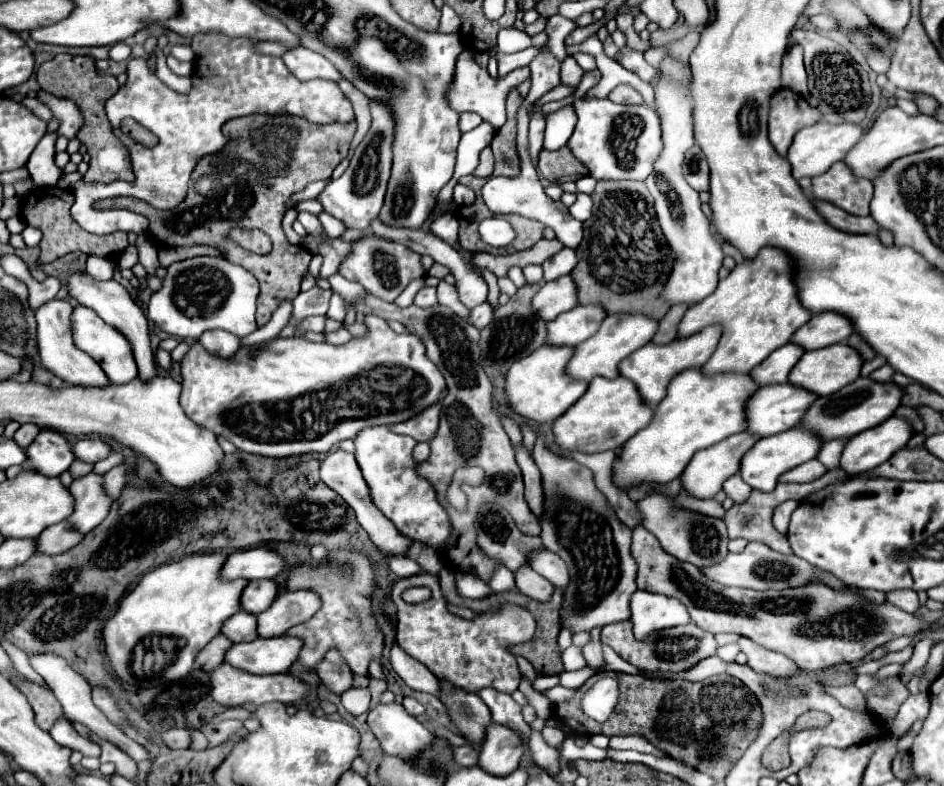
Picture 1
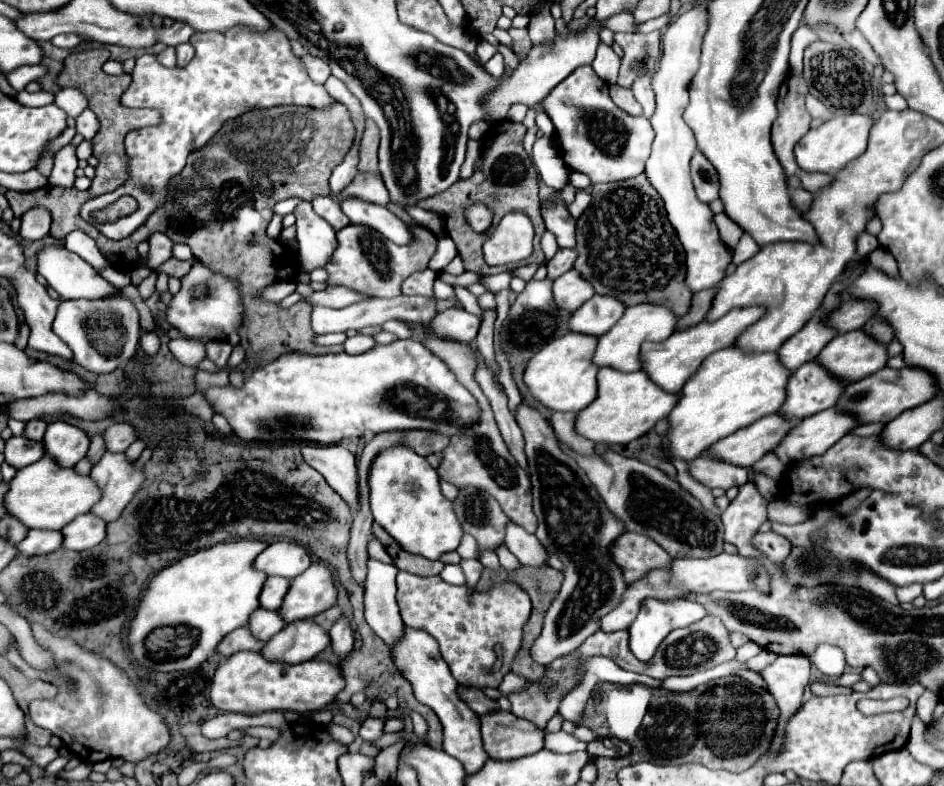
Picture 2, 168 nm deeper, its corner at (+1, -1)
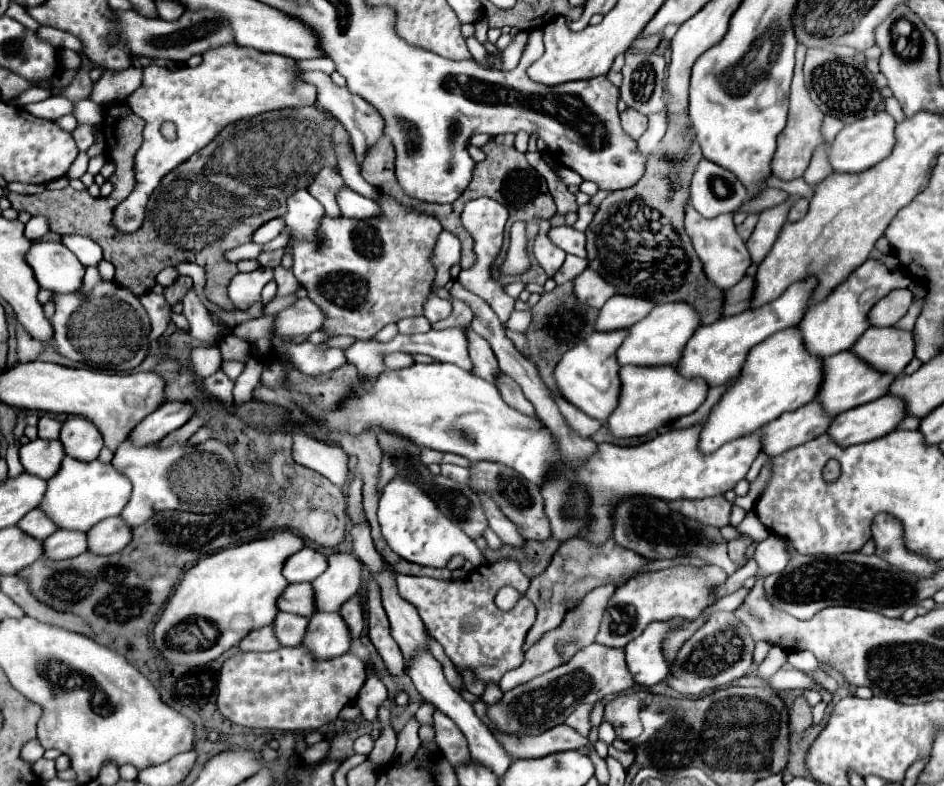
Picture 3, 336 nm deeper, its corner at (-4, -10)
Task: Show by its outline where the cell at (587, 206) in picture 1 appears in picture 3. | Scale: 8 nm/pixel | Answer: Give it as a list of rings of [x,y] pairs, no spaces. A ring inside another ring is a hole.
[[[587,203],[587,205],[581,205],[577,213],[579,213],[579,219],[577,219],[577,223],[573,227],[579,229],[579,231],[585,231],[587,225],[593,221],[593,215],[597,213],[597,207],[593,203]]]

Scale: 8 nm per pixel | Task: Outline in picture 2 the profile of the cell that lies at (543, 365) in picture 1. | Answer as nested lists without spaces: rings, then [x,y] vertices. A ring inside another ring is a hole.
[[[568,332],[562,338],[546,344],[530,362],[524,372],[524,382],[532,396],[552,412],[580,412],[598,396],[598,366],[592,362],[598,338],[578,332]]]

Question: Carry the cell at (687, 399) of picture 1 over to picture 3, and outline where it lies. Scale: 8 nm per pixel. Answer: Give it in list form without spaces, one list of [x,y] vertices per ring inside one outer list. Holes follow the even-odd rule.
[[[797,327],[779,331],[773,337],[769,337],[765,343],[755,345],[749,351],[749,357],[745,359],[741,373],[721,395],[721,399],[713,405],[711,415],[703,423],[697,445],[699,451],[713,453],[723,443],[751,435],[769,421],[777,419],[781,413],[795,411],[801,405],[811,403],[819,389],[821,369],[823,363],[805,351],[801,341],[801,331]]]

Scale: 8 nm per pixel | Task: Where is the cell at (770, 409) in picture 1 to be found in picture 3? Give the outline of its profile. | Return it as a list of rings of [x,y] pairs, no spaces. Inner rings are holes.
[[[841,351],[823,361],[823,379],[821,379],[819,391],[813,401],[819,403],[827,415],[837,417],[837,413],[849,411],[857,405],[865,405],[869,401],[875,401],[877,397],[883,397],[887,393],[887,387],[893,381],[893,377],[895,375],[885,375],[885,373],[871,369],[861,359],[857,359],[851,351]],[[855,399],[865,399],[865,401],[855,401]]]

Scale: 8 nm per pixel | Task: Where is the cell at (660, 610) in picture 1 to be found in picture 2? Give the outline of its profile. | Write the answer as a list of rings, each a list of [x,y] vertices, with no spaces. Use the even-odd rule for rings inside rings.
[[[646,600],[642,604],[642,610],[640,614],[636,616],[636,620],[630,624],[628,628],[628,634],[630,634],[630,650],[632,654],[642,660],[642,662],[648,662],[658,646],[662,644],[662,640],[676,628],[686,628],[698,620],[702,620],[706,616],[706,608],[698,602],[692,602],[692,600],[676,600],[676,602],[658,602],[658,600]]]

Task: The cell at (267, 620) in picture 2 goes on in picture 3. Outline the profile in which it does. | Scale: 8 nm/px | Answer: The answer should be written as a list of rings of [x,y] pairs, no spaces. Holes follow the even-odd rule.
[[[279,613],[273,621],[273,631],[283,647],[297,647],[303,641],[309,619],[293,613]]]

